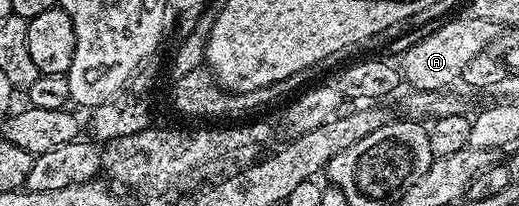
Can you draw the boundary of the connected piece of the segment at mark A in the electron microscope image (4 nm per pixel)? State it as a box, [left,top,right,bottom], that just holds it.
[400,17,500,91]

